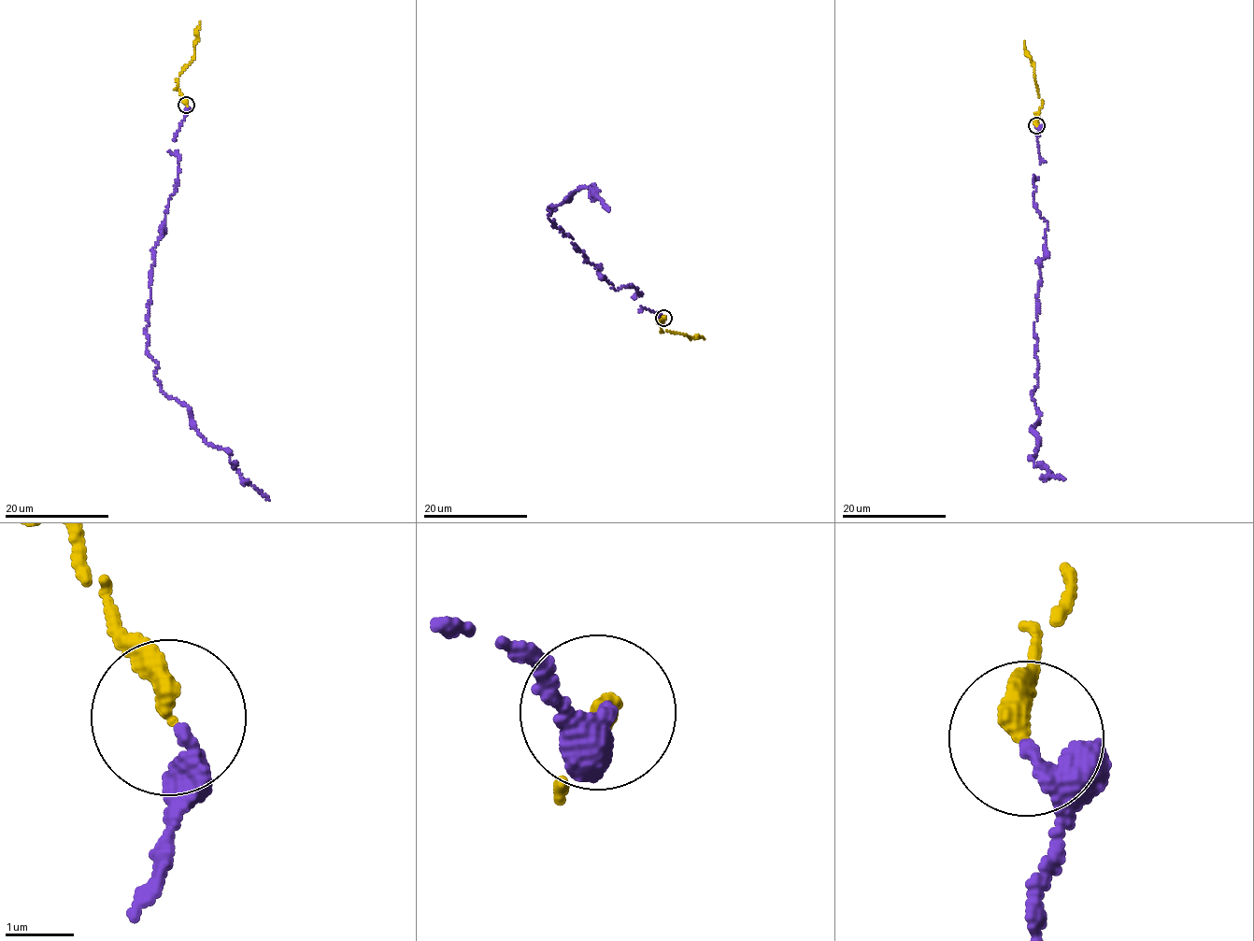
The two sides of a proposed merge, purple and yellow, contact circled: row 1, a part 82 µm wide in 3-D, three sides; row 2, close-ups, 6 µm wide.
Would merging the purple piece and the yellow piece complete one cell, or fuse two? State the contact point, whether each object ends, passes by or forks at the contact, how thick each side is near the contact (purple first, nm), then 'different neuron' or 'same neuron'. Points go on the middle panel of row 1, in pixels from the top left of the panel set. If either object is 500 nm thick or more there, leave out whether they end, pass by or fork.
place (663, 318); purple ends; yellow ends; calibres 260 and 300 nm; same neuron

